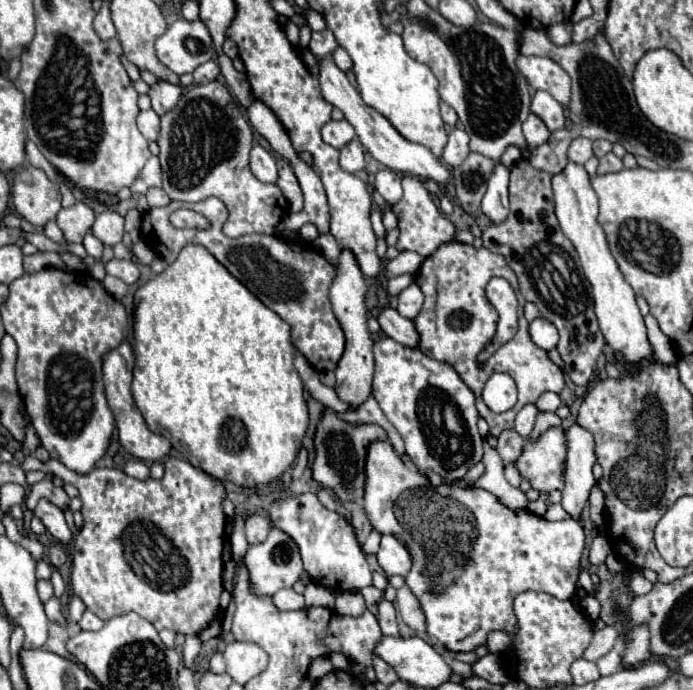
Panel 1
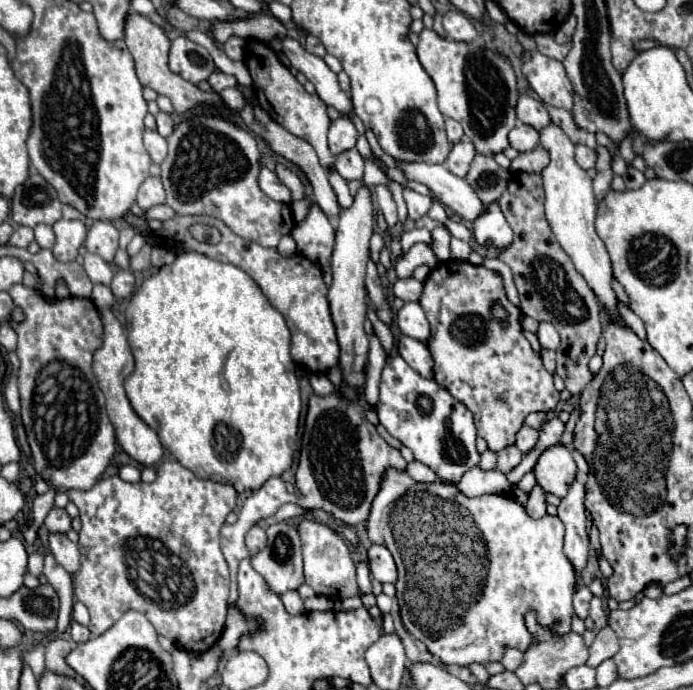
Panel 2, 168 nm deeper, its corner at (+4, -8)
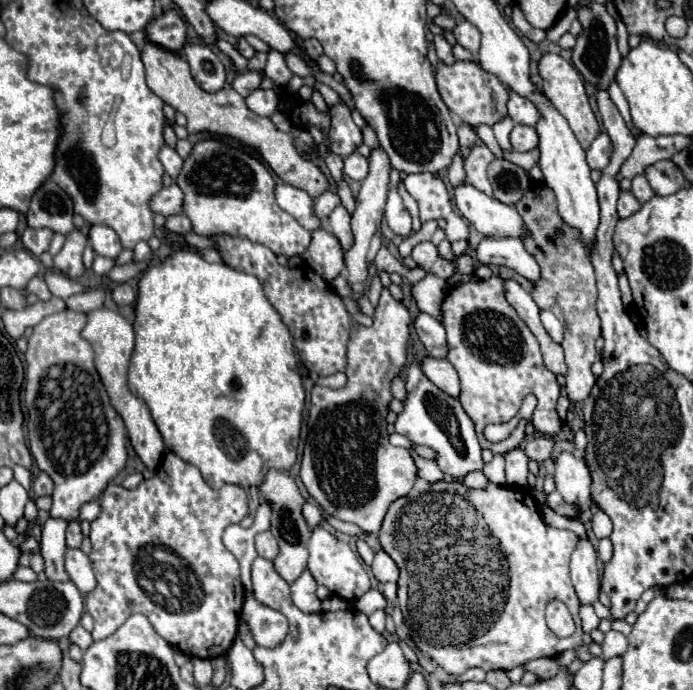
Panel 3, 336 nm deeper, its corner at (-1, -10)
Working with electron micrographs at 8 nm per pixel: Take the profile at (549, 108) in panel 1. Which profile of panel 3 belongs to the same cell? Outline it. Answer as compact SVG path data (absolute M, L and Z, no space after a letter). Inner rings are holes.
M514 91L510 93L510 99L508 99L508 115L512 121L516 121L520 125L530 125L530 127L534 127L540 119L538 107L530 99L520 97Z

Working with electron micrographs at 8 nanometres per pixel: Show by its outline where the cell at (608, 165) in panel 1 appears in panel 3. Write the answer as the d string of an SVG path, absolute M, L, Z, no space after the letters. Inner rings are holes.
M622 191L620 199L618 199L618 215L620 217L628 217L632 215L632 211L638 211L640 201L632 195L632 191Z

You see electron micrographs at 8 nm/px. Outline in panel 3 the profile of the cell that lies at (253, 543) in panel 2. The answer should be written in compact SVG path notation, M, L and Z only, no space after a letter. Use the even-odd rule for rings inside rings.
M264 531L264 533L256 535L256 551L264 559L274 559L278 555L278 543L272 537L270 531Z

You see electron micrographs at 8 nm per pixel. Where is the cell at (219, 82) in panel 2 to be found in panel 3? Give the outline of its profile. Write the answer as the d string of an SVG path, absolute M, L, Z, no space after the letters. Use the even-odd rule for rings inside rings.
M248 71L248 73L236 75L232 87L234 87L242 97L246 97L246 95L252 93L254 89L258 89L260 79L262 79L262 73L258 73L258 71Z

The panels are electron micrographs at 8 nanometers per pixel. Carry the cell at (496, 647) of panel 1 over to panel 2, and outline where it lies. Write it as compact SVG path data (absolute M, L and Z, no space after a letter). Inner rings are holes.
M507 649L507 653L505 653L505 657L501 659L501 663L503 663L503 667L505 667L507 671L515 671L515 669L523 663L523 653L517 651L517 649Z

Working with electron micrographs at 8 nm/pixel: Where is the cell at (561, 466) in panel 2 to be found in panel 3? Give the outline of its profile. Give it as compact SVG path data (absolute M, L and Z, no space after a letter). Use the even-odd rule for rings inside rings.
M560 453L556 457L554 471L556 491L566 503L578 505L582 511L592 505L590 499L590 473L584 459L574 457L572 453Z

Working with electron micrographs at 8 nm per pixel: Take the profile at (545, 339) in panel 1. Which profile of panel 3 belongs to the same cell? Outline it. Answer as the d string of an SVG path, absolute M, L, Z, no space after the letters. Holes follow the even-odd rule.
M542 311L540 317L542 317L542 325L544 325L544 329L548 331L548 335L550 335L556 343L562 343L564 327L562 327L562 323L556 319L556 315L552 315L550 311Z

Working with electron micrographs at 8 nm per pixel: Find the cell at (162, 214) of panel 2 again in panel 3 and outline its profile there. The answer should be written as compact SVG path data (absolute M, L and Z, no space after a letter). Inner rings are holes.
M178 213L178 215L170 215L166 217L166 225L164 225L168 231L174 231L174 233L188 233L192 227L190 227L190 219L184 215L184 213Z

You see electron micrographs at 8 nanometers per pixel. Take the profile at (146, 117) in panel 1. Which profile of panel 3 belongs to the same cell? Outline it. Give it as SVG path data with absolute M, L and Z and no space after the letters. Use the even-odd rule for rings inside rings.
M164 145L158 153L158 159L160 163L164 165L164 171L174 179L178 173L180 173L180 163L182 163L182 157L170 147L170 145Z

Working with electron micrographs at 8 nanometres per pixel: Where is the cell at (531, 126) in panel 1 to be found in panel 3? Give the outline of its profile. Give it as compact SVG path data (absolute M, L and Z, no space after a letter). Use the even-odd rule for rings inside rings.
M514 125L512 133L510 133L510 141L512 141L514 151L530 151L530 149L538 147L538 133L534 127Z

